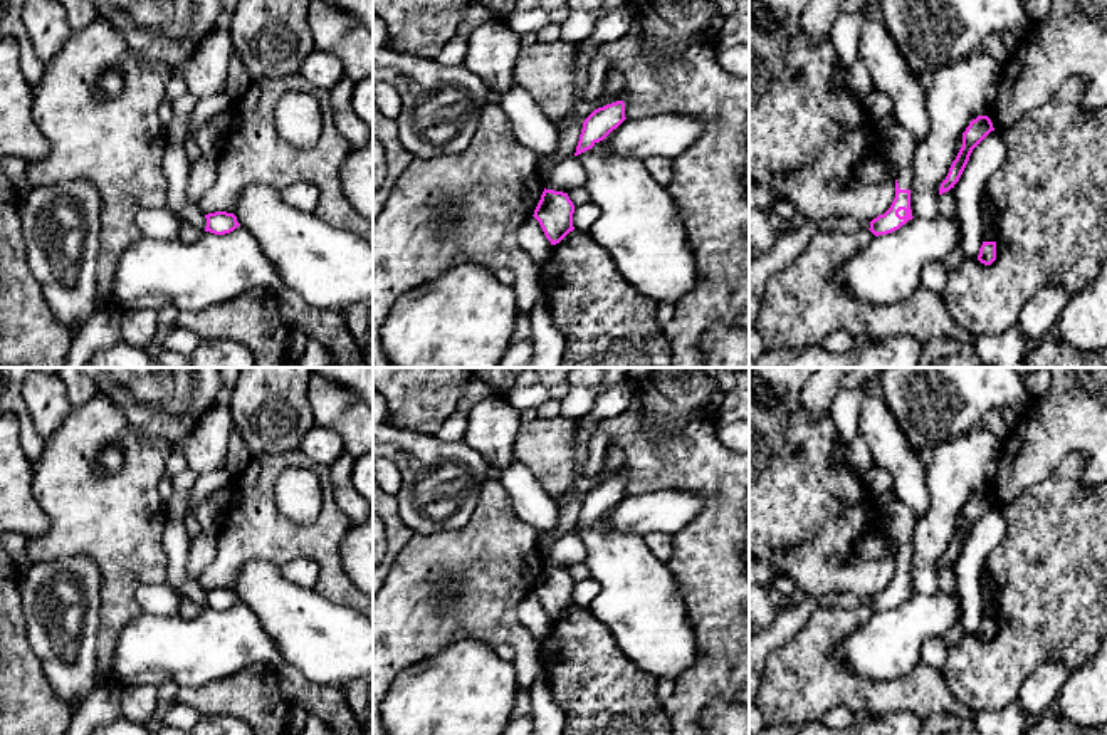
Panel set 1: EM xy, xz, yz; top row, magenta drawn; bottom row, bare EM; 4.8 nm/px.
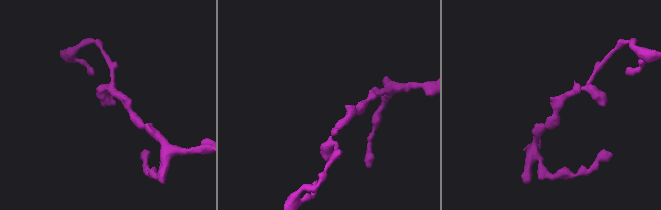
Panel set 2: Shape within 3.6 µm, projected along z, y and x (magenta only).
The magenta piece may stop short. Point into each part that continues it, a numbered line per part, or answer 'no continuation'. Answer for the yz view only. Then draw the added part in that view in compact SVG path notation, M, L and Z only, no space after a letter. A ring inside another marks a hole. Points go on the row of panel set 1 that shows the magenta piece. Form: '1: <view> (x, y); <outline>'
1: yz (896, 143); M899 122L879 131L879 154L892 163L897 169L897 183L900 190L912 188L914 153L919 141Z

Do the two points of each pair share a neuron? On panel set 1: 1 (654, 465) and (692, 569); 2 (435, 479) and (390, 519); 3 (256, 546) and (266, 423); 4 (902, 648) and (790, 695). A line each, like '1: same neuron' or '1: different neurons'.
1: same neuron
2: different neurons
3: different neurons
4: different neurons

